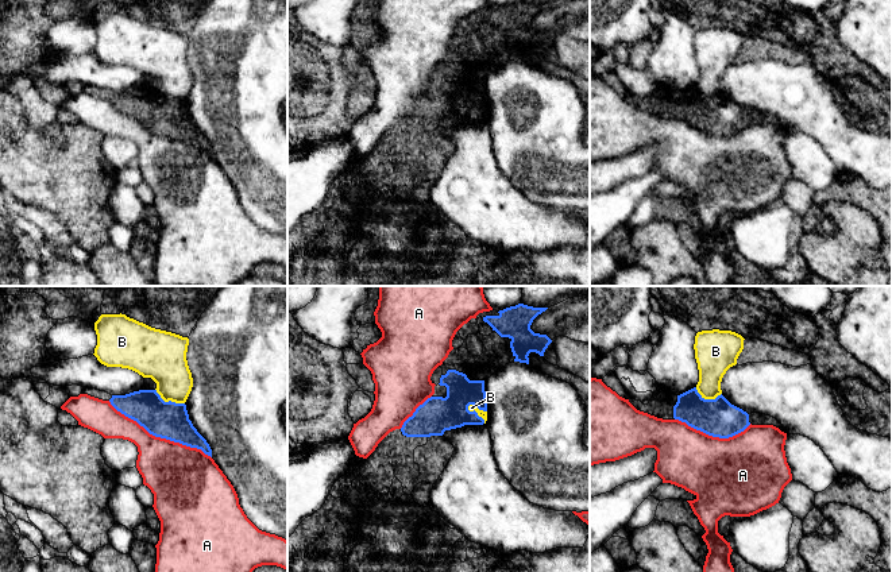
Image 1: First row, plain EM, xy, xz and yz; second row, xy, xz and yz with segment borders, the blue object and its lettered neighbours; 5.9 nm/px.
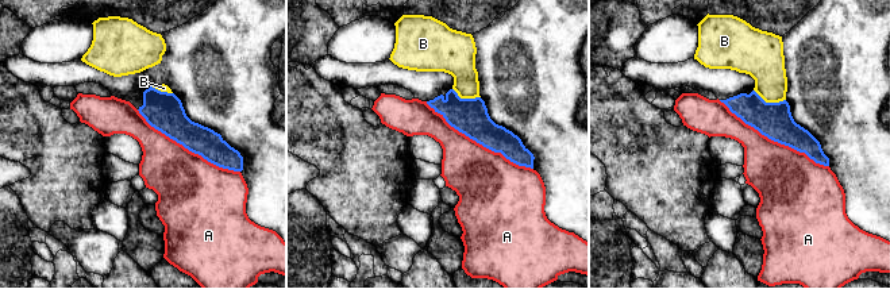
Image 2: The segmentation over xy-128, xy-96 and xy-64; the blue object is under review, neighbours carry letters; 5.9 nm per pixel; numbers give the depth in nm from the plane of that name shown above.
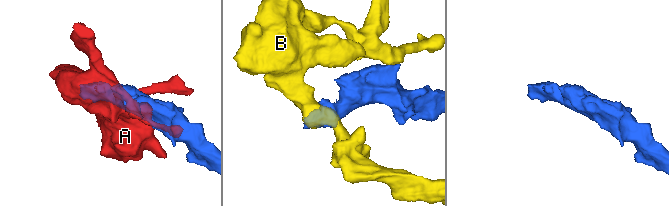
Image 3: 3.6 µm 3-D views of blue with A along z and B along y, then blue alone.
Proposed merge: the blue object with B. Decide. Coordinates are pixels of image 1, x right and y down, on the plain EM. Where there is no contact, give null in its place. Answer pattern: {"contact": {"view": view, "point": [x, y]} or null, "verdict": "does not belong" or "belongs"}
{"contact": {"view": "xz", "point": [475, 109]}, "verdict": "does not belong"}

